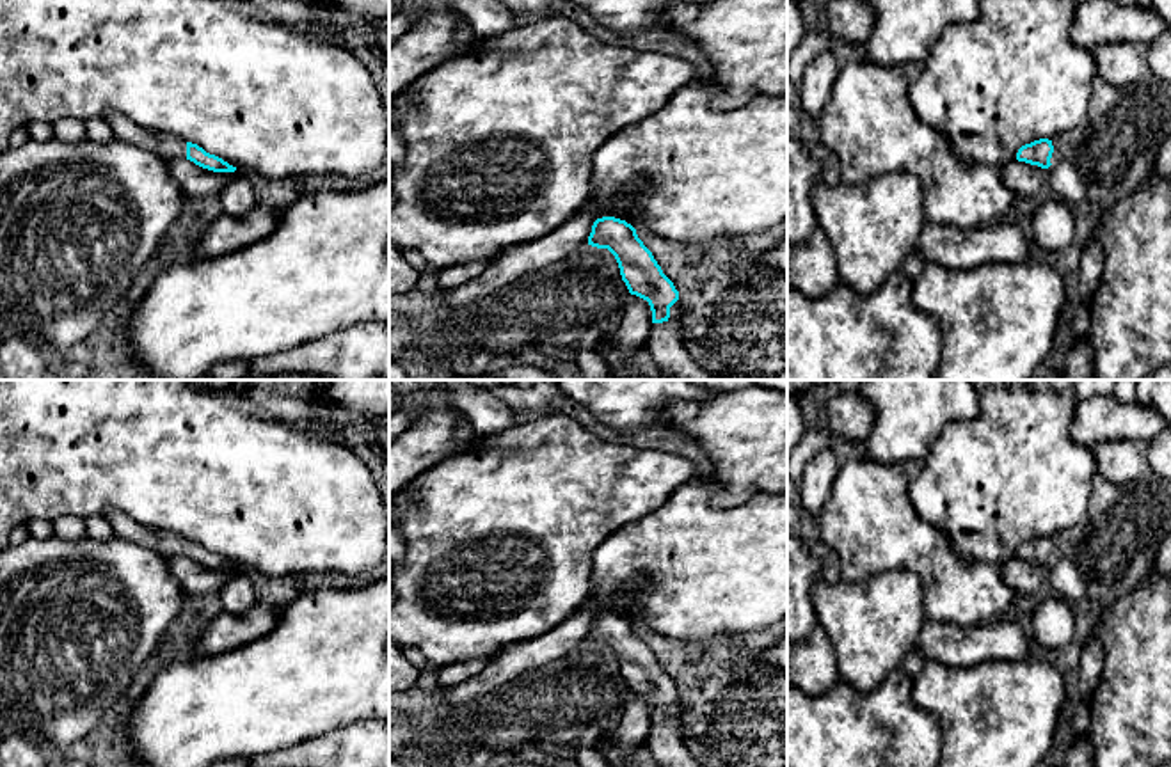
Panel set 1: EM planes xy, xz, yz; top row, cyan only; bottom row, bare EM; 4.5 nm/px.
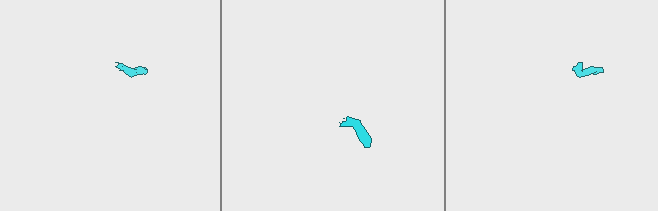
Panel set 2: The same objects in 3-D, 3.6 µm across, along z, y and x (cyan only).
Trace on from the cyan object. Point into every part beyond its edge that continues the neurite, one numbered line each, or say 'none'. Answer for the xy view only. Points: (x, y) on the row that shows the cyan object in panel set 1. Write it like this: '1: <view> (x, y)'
1: xy (162, 144)

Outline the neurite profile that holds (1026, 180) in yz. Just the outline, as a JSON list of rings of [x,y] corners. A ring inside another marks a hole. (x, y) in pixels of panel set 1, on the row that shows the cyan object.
[[[1018,160],[1004,165],[1004,183],[1020,201],[1034,197],[1047,181],[1048,169]]]

